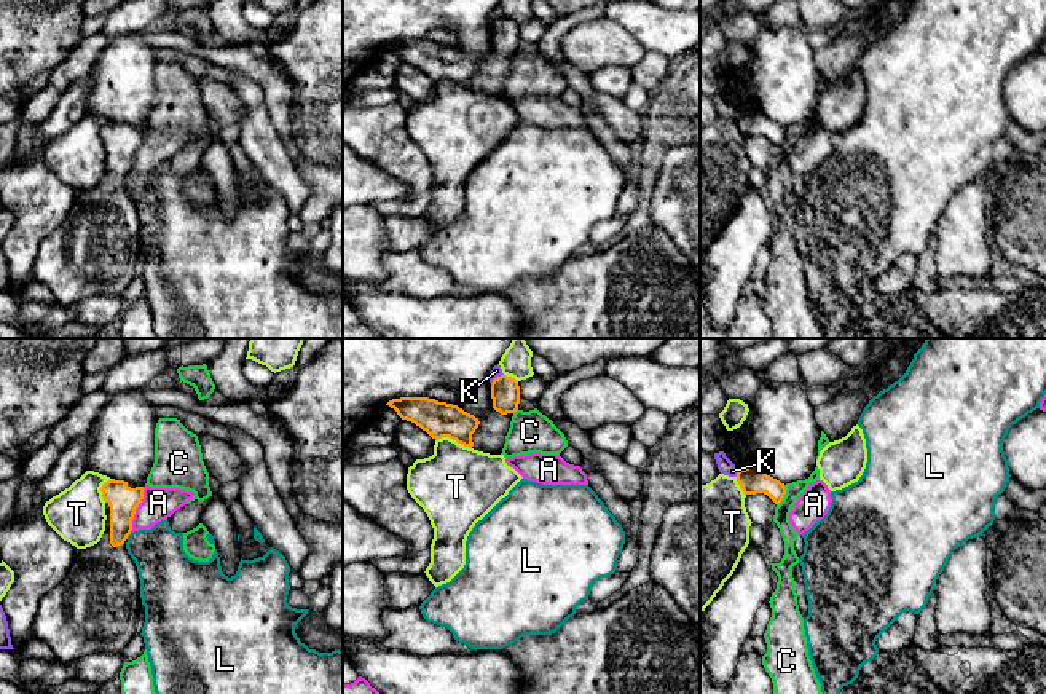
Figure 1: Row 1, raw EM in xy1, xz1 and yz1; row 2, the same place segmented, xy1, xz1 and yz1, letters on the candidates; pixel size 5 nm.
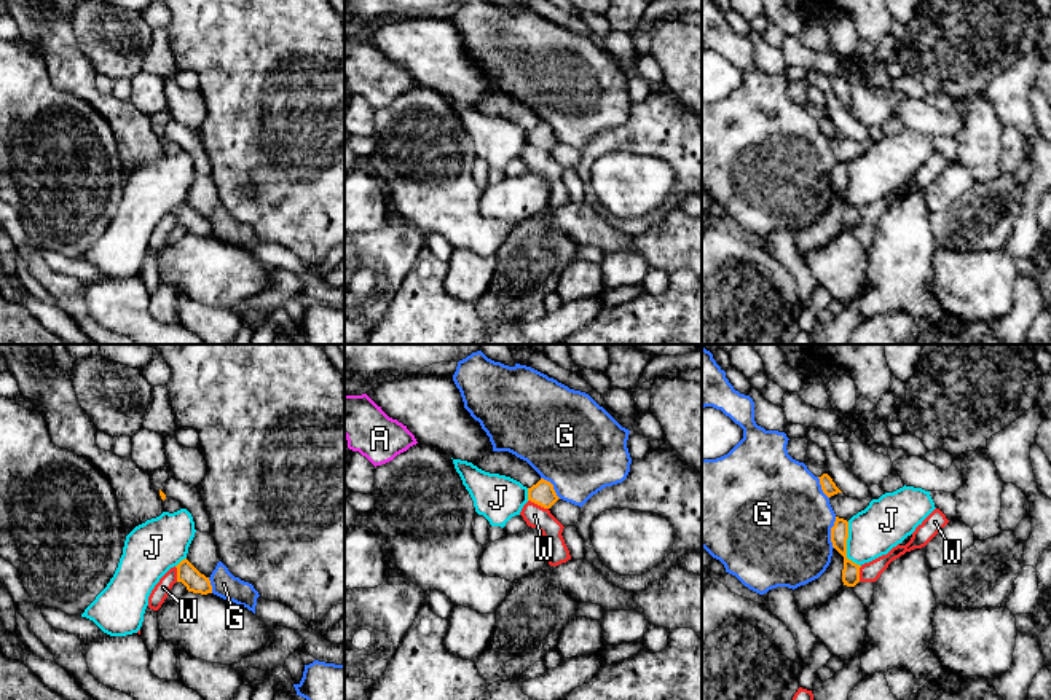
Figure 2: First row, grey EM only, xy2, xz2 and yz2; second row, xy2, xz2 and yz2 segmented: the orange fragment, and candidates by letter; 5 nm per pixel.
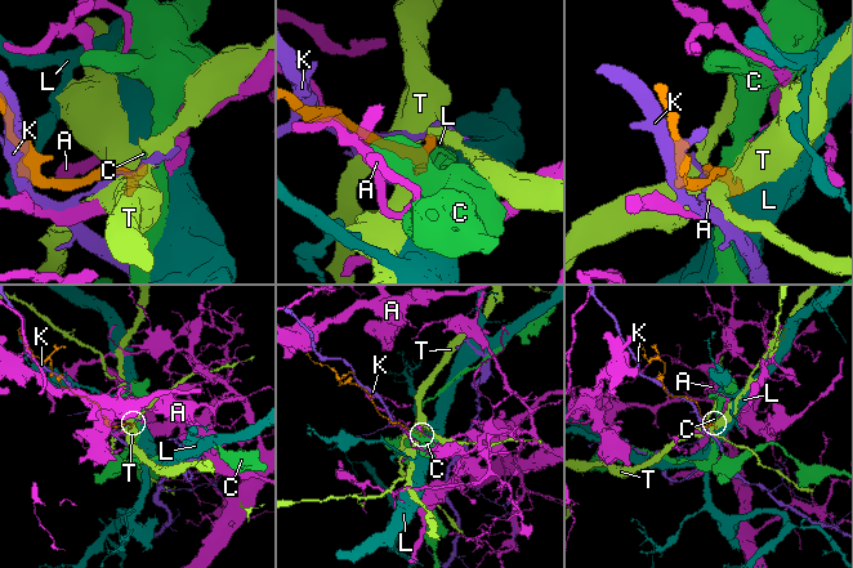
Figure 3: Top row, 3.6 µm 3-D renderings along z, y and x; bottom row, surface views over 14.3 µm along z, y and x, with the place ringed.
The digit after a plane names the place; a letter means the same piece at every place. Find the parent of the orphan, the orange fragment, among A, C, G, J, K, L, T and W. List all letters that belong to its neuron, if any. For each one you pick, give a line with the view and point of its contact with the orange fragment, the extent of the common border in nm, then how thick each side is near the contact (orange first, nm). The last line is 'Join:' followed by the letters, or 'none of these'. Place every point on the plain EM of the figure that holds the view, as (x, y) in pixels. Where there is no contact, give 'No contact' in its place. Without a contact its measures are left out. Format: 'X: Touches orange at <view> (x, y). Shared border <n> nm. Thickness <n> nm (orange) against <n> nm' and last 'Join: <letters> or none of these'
Join: none of these

